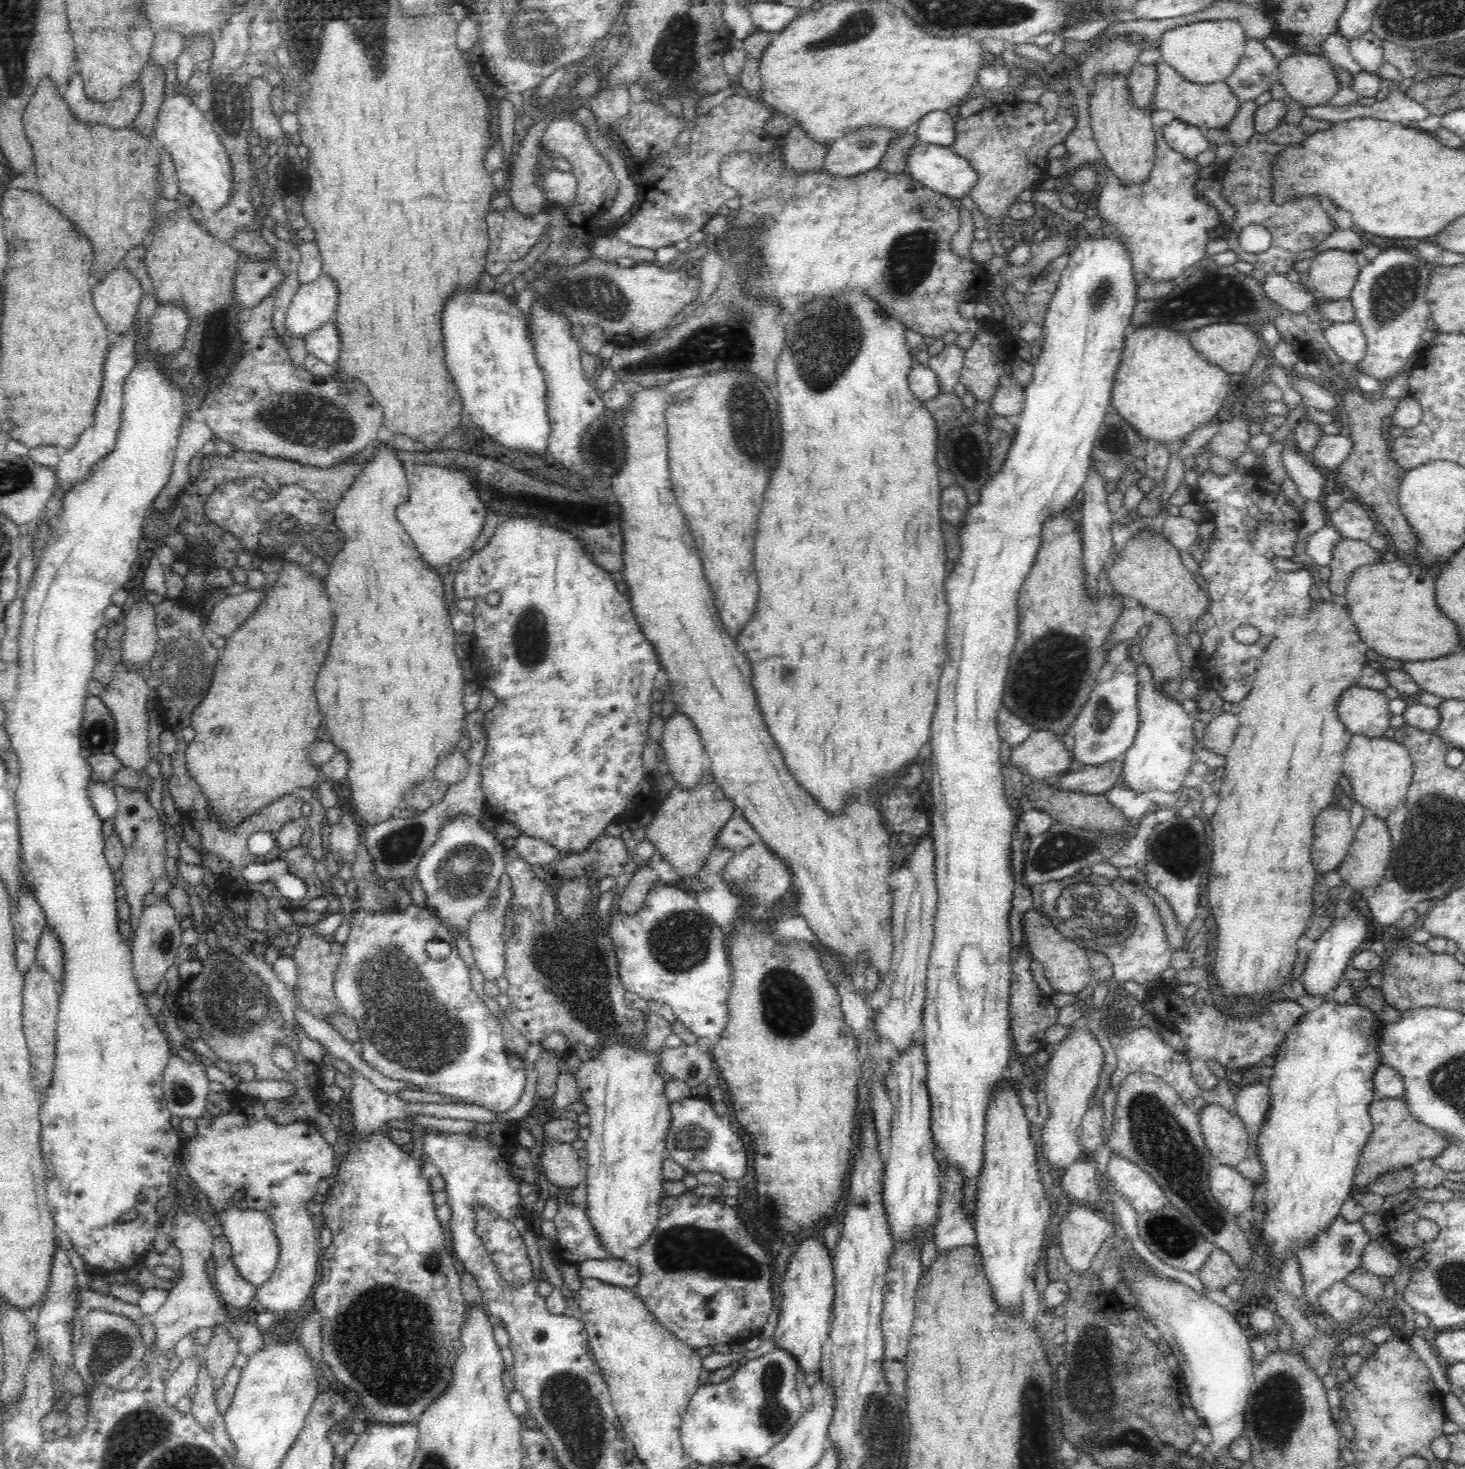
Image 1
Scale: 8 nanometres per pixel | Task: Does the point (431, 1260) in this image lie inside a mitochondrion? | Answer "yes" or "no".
yes

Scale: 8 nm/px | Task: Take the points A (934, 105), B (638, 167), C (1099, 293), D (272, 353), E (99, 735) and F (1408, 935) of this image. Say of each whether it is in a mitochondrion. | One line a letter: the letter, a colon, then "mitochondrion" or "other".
A: other
B: other
C: mitochondrion
D: other
E: mitochondrion
F: other

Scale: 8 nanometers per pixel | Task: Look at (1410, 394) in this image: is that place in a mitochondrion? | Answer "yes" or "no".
no

